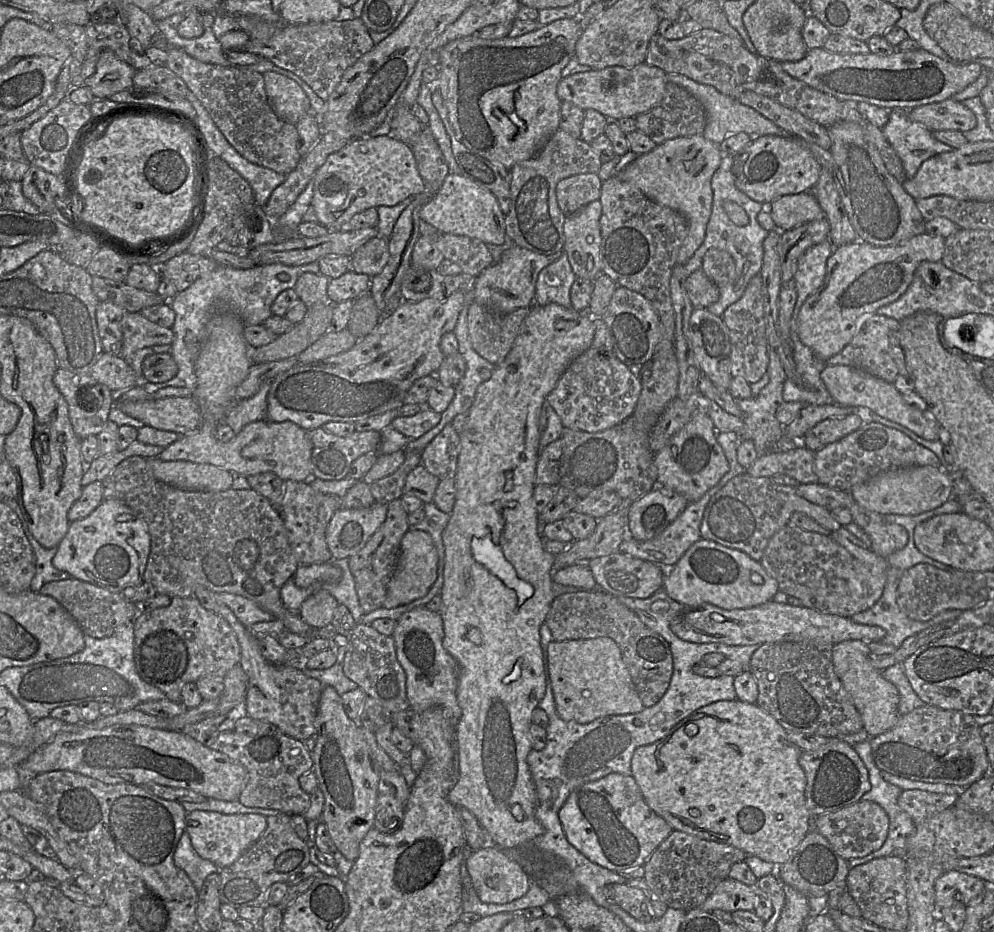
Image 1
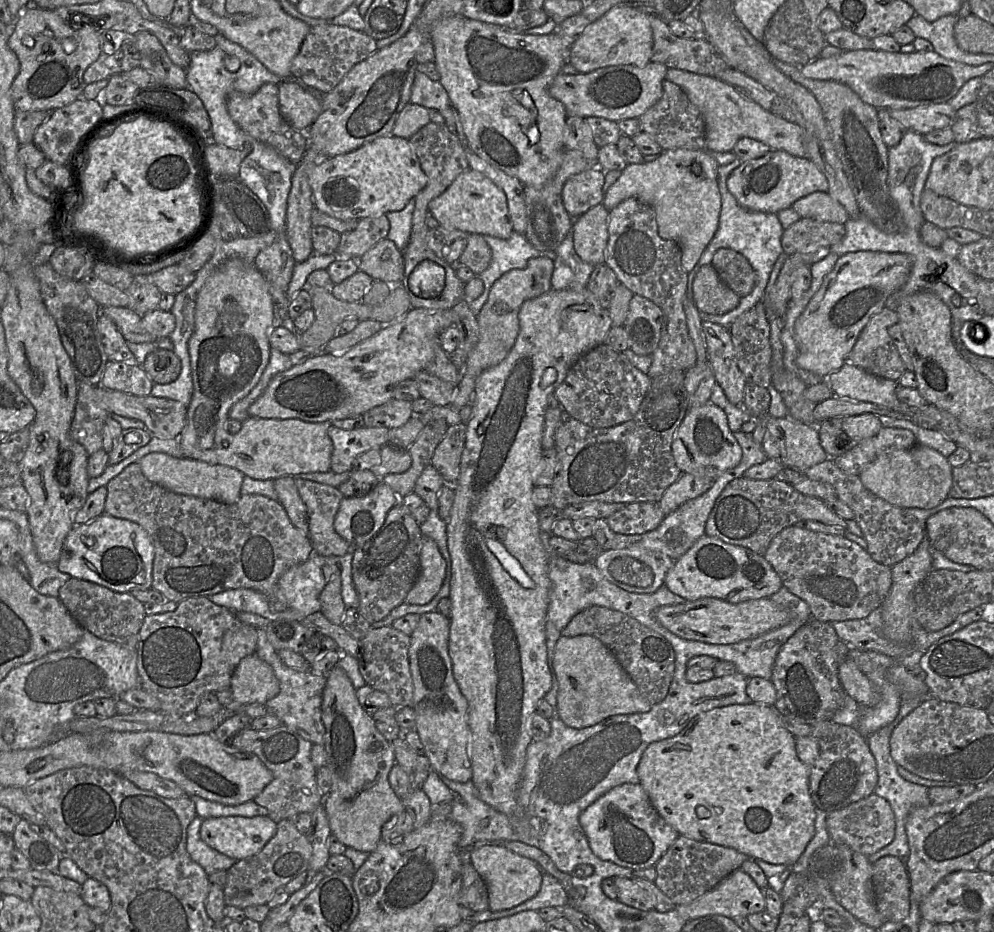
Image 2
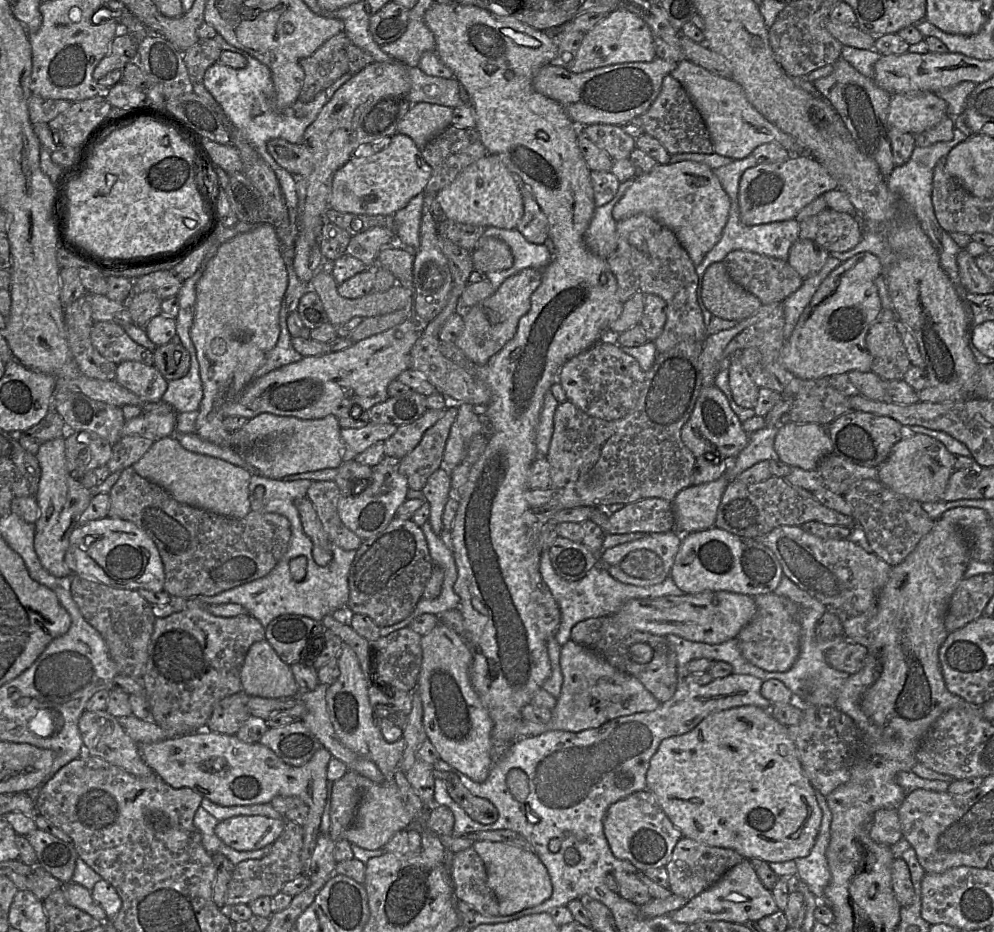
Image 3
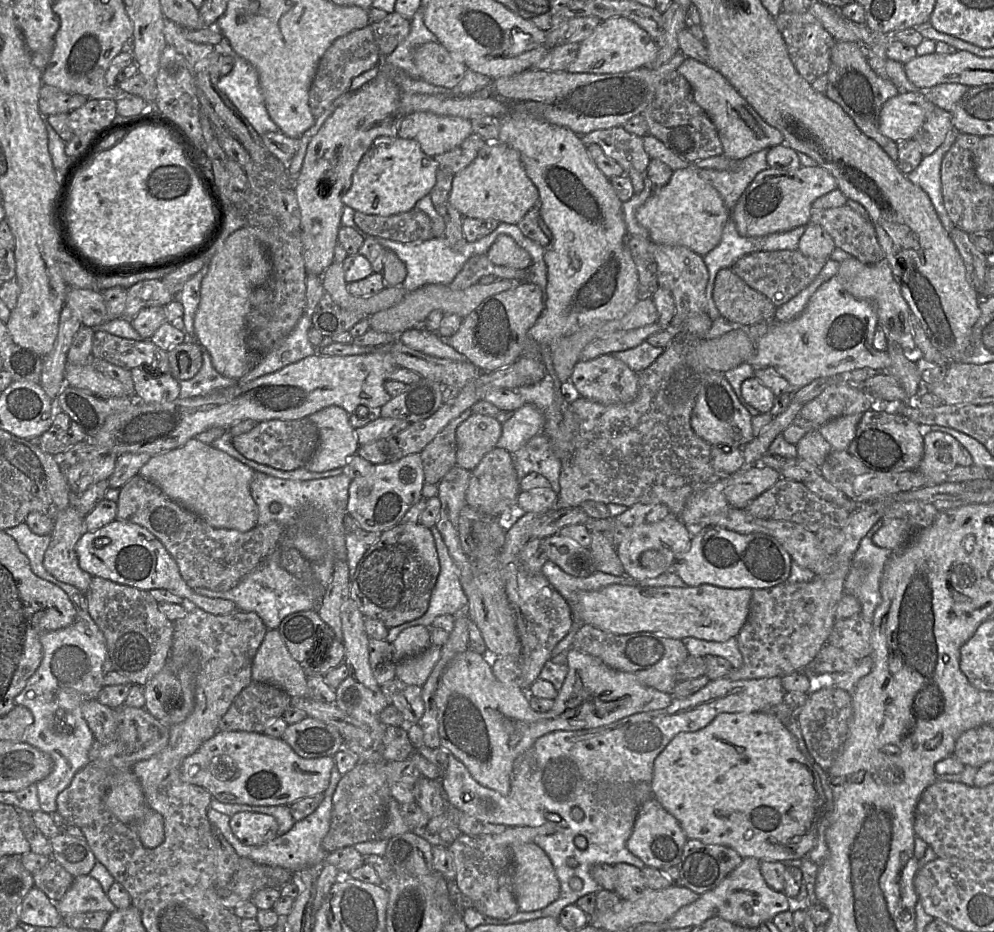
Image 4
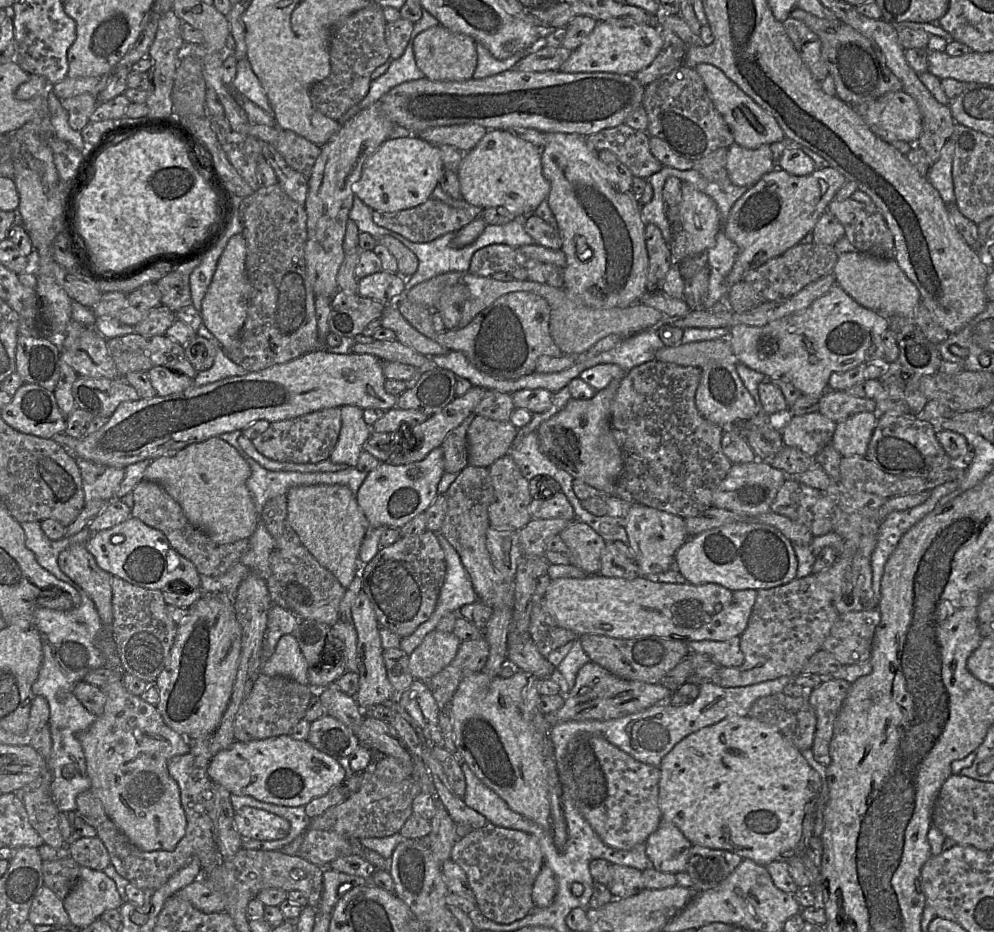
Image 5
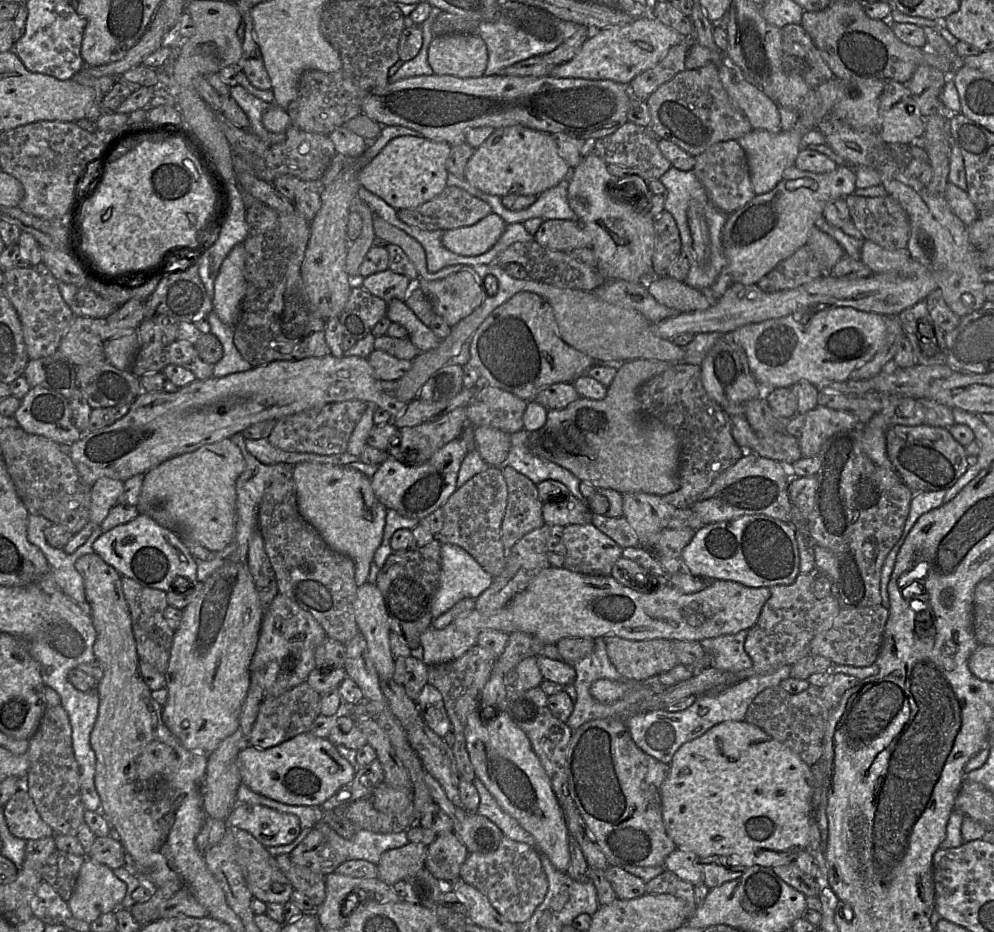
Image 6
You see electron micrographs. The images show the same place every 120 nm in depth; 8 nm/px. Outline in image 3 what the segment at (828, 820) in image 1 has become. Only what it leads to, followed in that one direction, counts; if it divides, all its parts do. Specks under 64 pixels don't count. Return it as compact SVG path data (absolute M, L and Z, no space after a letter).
M897 809L877 810L870 824L869 835L875 842L885 846L892 846L904 837Z

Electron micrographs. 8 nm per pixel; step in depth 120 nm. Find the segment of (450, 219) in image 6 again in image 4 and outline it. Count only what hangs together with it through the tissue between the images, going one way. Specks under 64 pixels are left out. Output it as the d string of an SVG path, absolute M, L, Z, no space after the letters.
M415 208L391 216L369 215L355 211L353 221L365 236L399 242L421 242L433 238L429 216Z

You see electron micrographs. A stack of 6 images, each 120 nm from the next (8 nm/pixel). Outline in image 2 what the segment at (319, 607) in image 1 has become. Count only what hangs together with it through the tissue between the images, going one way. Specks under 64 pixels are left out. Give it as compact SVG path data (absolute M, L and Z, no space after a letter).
M324 566L323 575L328 582L319 595L320 612L332 624L340 625L346 606L341 597L341 579L337 566Z

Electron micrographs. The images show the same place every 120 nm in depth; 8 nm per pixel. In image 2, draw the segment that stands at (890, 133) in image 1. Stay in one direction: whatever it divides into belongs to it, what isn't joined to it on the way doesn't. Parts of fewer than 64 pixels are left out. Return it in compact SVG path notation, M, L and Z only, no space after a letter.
M905 130L900 142L888 150L887 184L890 195L896 202L900 213L899 229L895 231L884 231L863 216L849 218L849 220L844 223L844 237L840 242L830 247L829 252L833 252L838 256L857 251L905 253L912 257L913 269L917 270L917 277L926 281L931 281L932 278L934 278L934 267L930 262L927 263L926 261L928 256L939 260L949 258L956 263L956 257L951 257L944 253L939 247L931 247L922 240L920 230L925 222L925 218L921 210L920 198L925 189L925 182L933 160L951 151L957 144L956 141L953 141L946 145L936 145L927 141L923 135L917 132Z

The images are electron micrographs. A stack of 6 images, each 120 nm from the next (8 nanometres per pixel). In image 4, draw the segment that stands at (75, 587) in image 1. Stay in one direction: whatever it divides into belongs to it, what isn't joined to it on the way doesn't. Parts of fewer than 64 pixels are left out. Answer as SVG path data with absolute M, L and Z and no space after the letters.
M92 577L84 594L88 612L104 634L113 670L144 686L165 666L173 640L173 622L158 609L149 591Z

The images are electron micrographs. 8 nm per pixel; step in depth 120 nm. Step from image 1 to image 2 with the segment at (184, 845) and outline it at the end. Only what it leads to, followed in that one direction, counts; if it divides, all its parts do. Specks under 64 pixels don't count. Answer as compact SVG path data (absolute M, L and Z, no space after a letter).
M196 816L187 829L186 849L191 859L210 875L218 870L227 871L238 860L209 847L200 837L203 818Z

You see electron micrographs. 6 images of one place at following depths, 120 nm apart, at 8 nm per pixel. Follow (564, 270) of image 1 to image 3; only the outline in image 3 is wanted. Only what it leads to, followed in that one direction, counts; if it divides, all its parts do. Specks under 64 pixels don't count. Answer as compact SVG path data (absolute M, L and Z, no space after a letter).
M634 178L625 181L609 202L596 207L591 222L584 234L587 248L601 258L607 259L617 250L617 221L613 218L612 210L615 204L624 196L632 185Z

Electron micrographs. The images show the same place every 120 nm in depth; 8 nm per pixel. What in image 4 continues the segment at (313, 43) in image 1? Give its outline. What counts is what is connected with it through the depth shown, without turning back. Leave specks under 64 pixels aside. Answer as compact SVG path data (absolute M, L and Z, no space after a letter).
M370 24L335 39L321 57L309 90L308 103L313 116L320 117L334 100L350 90L355 77L375 67L379 60L380 50Z

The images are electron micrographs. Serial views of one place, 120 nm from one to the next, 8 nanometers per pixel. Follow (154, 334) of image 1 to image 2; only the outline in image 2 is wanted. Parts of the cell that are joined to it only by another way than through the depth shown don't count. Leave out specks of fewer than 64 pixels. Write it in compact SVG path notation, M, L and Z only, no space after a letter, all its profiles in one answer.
M101 307L100 312L116 323L127 343L155 342L157 340L143 327L142 317L128 307Z

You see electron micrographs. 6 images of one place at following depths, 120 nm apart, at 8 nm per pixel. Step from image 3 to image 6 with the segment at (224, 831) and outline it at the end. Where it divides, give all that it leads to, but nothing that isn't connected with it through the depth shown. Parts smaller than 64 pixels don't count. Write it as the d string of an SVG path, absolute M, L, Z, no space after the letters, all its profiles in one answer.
M237 804L226 823L247 831L264 847L290 844L301 830L297 816L254 804Z

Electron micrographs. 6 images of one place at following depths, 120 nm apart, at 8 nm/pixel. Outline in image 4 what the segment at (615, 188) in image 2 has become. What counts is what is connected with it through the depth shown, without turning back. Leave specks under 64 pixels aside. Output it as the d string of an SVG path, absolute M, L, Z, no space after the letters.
M724 154L712 159L701 159L692 166L674 170L669 182L660 189L654 189L652 195L637 209L636 219L646 230L649 238L656 244L684 246L705 256L720 242L722 231L729 218L729 211L719 192L701 178L697 168L728 170L737 165L737 161Z

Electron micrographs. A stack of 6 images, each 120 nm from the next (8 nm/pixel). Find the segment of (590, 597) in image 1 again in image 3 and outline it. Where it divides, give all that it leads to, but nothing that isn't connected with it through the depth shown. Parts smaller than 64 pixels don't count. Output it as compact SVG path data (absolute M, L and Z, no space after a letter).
M606 615L576 623L571 629L571 639L595 651L620 671L636 677L660 703L674 695L678 683L677 655L665 636L629 629L616 624L613 615Z

